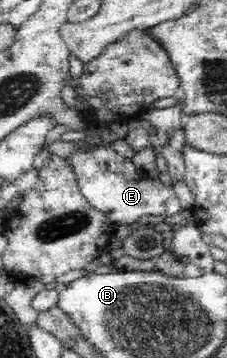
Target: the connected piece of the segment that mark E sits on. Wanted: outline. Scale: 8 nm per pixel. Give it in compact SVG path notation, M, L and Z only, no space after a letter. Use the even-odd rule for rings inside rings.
M98 147L92 152L79 152L69 162L75 167L81 195L117 226L137 226L137 220L142 216L165 218L179 214L184 209L171 184L166 185L160 178L151 180L130 159L119 156L113 149Z

